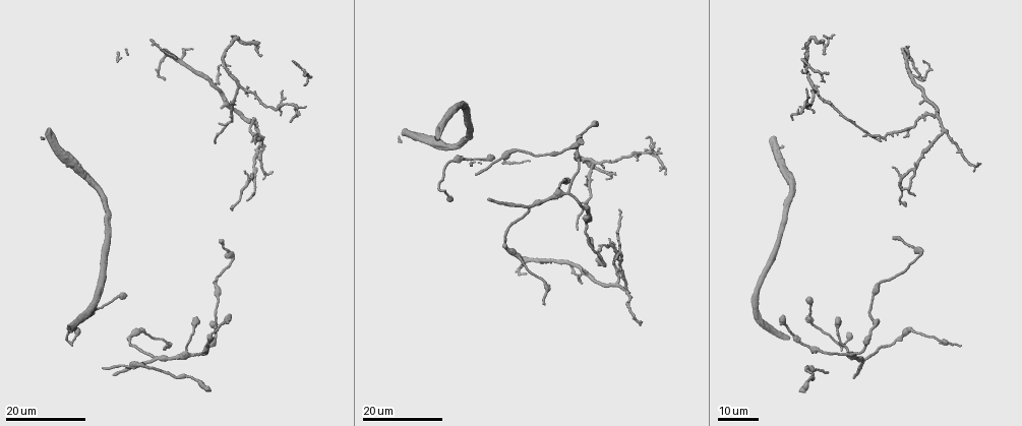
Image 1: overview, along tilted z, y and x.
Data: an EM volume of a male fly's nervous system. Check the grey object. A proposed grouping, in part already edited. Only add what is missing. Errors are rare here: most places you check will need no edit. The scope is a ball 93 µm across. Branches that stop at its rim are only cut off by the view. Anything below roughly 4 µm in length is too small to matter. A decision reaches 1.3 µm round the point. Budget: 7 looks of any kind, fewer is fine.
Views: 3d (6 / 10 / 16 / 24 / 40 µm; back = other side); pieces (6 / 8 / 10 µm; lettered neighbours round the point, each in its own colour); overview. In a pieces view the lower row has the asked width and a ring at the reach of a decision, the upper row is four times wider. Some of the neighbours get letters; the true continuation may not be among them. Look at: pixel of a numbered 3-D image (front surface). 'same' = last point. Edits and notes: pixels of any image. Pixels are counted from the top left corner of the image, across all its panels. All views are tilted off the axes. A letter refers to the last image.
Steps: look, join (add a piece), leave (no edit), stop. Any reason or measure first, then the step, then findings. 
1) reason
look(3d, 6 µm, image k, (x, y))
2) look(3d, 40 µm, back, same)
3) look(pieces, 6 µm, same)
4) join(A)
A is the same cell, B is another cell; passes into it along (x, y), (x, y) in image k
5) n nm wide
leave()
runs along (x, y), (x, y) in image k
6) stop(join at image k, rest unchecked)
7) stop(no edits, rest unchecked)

free end
look(3d, 16 µm, image 1, (197, 319))

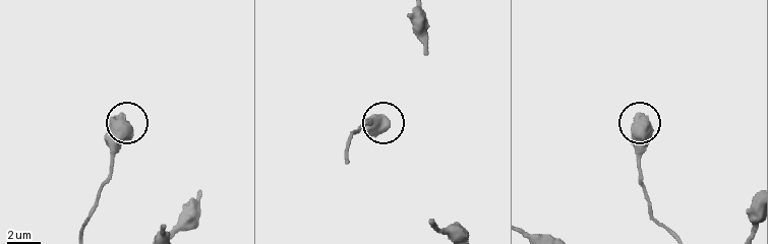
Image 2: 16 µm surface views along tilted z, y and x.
look(pieces, 10 µm, image 2, (641, 115))

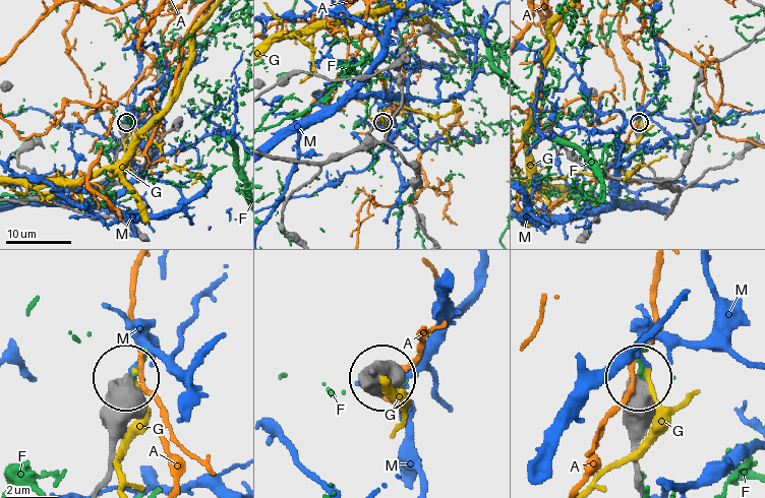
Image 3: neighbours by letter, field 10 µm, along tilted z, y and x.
leave()
A, F, G and M are other cells; runs along (96, 488), (111, 461), (111, 395), (122, 378) in image 3; no lettered piece goes on from it

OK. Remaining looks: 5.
thin end
look(3d, 16 µm, image 1, (913, 196))

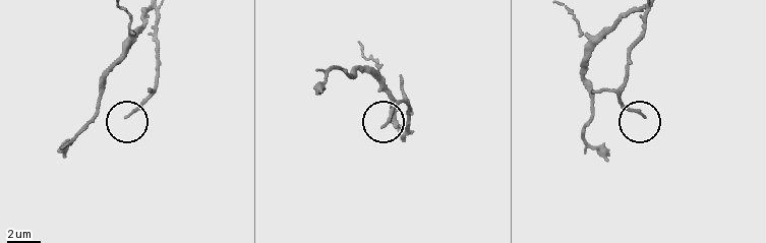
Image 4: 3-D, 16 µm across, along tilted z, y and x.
look(pieces, 8 µm, image 4, (382, 126))

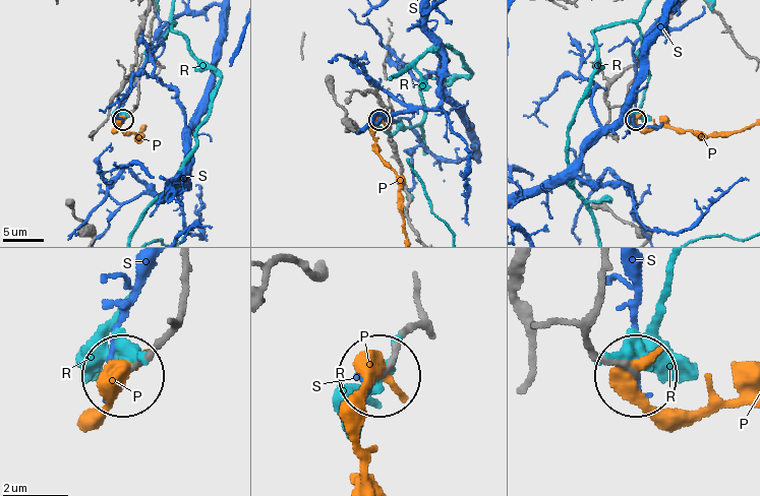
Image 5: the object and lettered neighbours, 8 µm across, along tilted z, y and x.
leave()
P, R and S are other cells; runs along (105, 119), (109, 103), (135, 66), (138, 102), (124, 118) in image 5; none of them fits

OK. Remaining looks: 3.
look(3d, 24 µm, image 1, (586, 269))

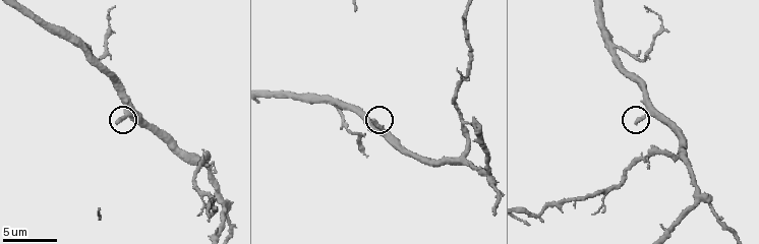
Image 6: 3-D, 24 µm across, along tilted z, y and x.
look(pieces, 6 µm, image 6, (374, 121))

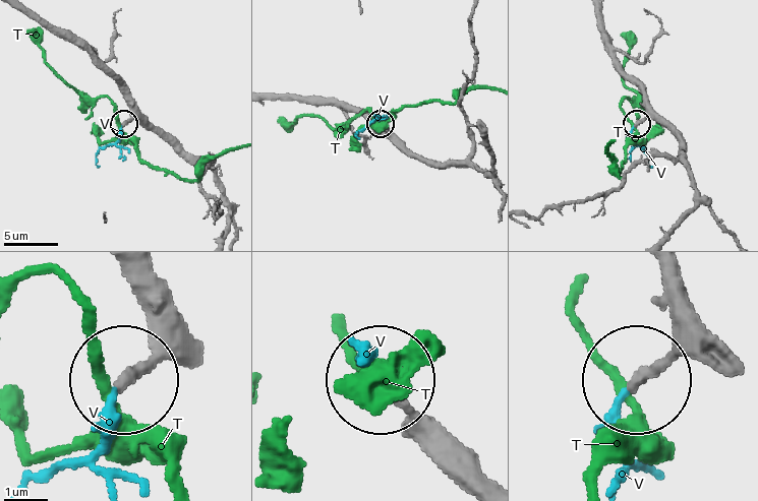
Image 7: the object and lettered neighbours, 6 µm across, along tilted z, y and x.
240 nm wide
join(V)
V is the same cell, T is another cell; passes into it along (489, 485), (364, 357) in image 7; the cell continues

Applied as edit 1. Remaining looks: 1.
stop(join at image 7, rest unchecked)

